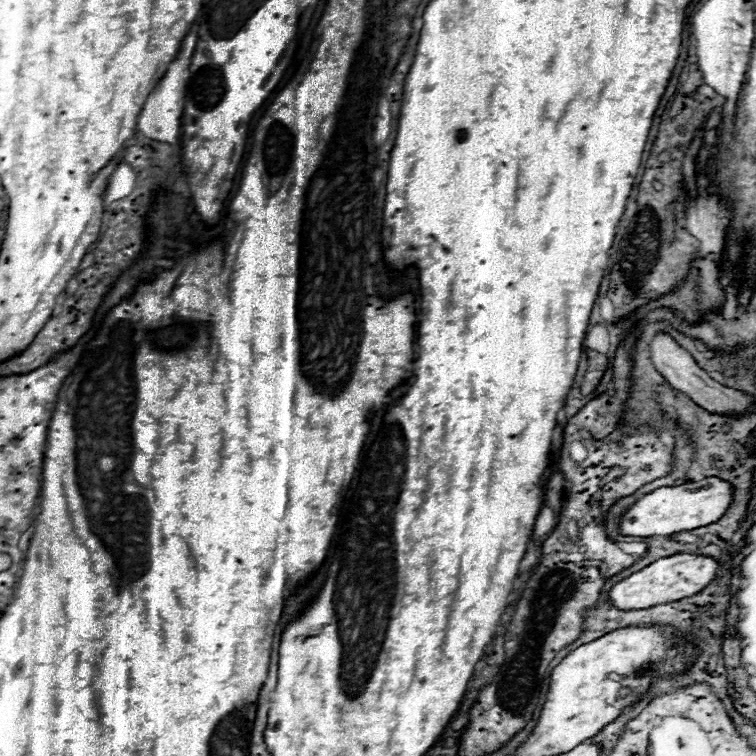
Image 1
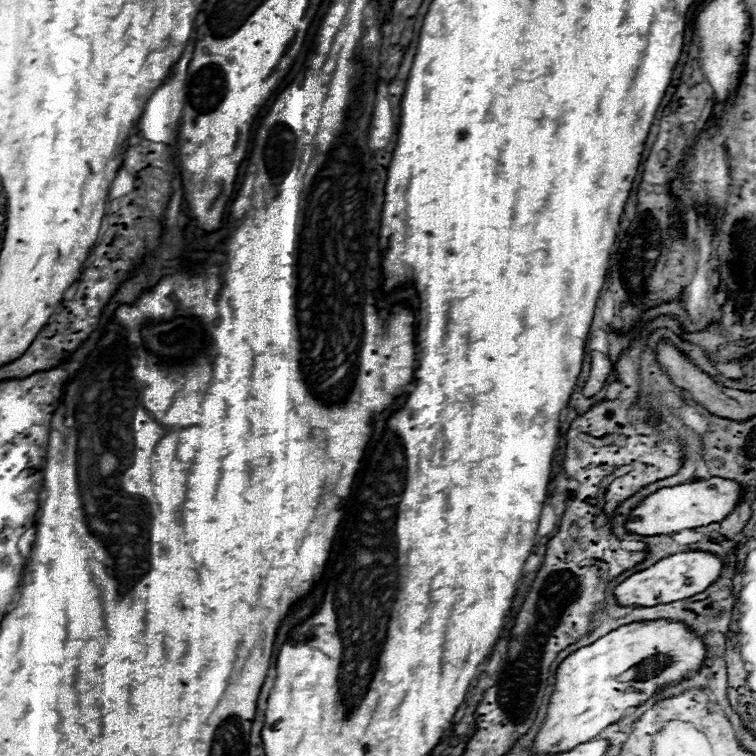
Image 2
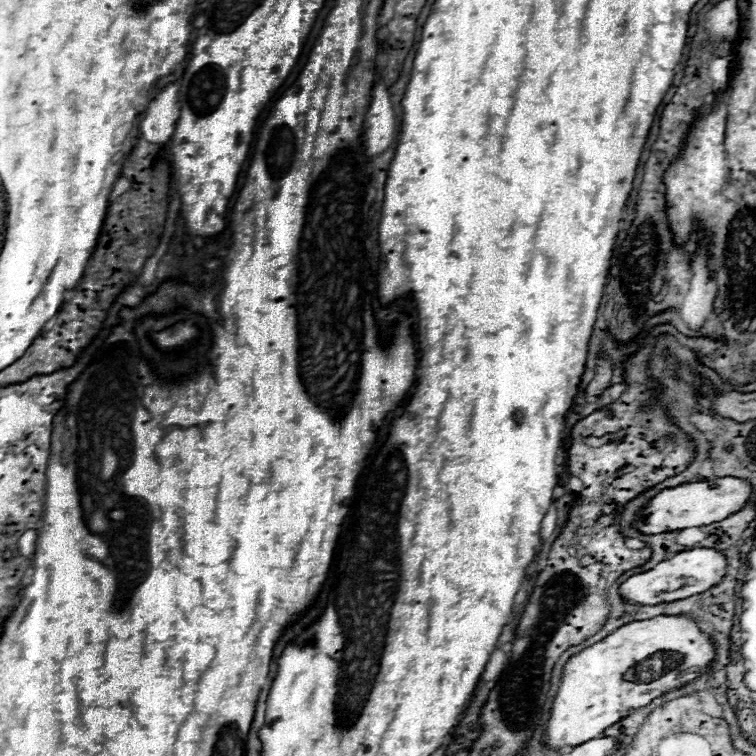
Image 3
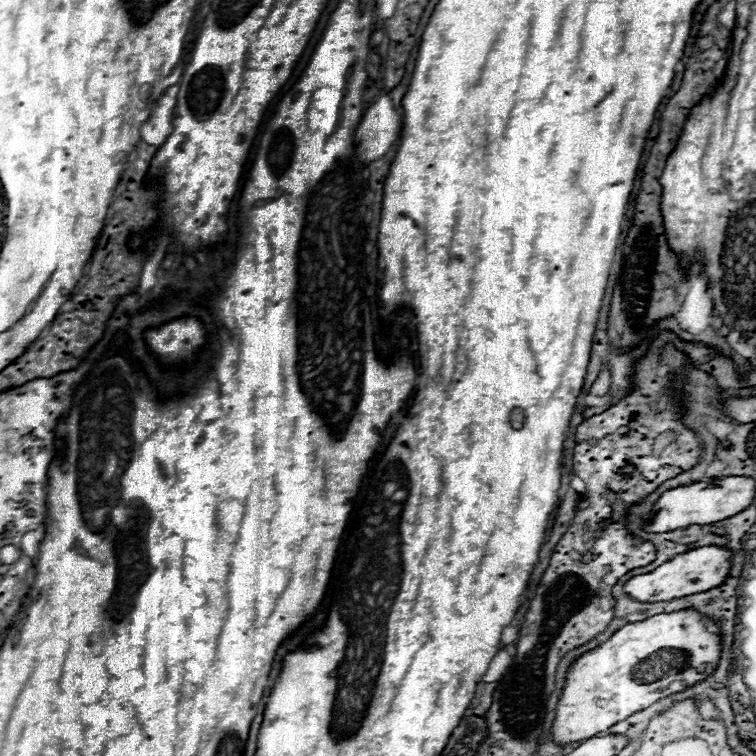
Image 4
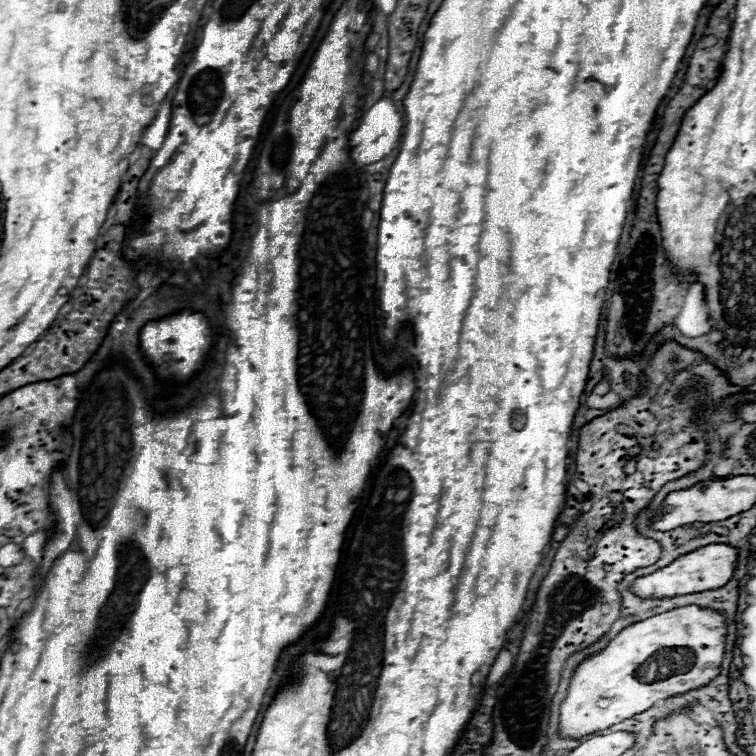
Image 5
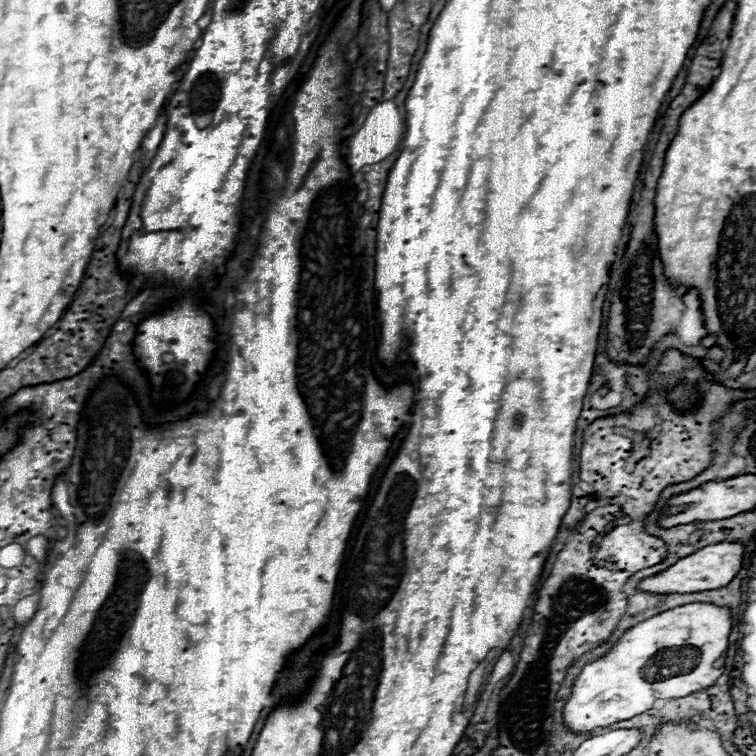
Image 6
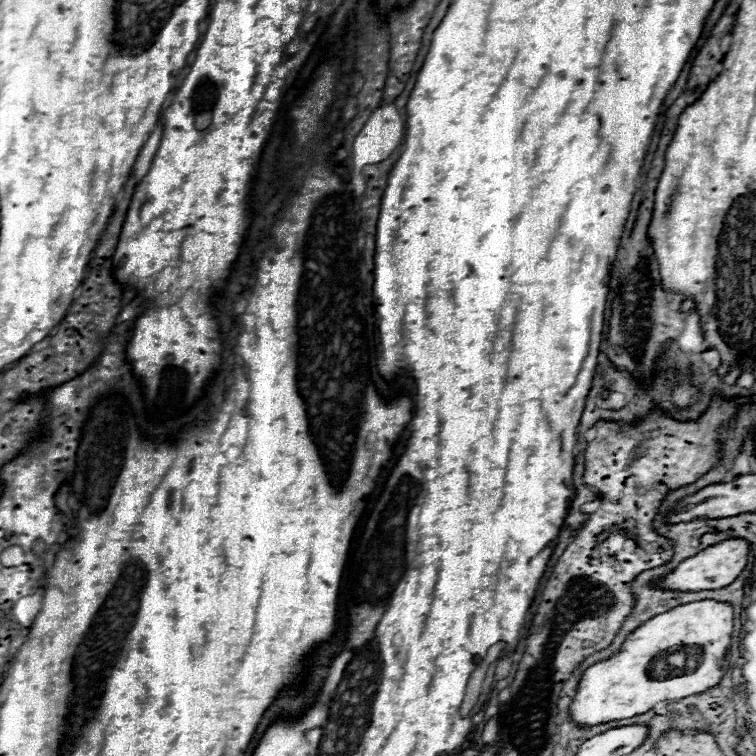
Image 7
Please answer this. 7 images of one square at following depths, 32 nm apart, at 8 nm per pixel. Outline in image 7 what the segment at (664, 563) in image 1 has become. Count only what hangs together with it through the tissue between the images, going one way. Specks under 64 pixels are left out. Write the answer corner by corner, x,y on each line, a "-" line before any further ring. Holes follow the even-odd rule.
732,538
718,546
710,546
698,552
696,556
684,560
682,564
678,564
678,568
672,574
668,574
660,582
660,586
670,590
686,590
686,592
696,592
700,588
724,588
744,572
748,564
748,552
750,552
750,542
744,538

